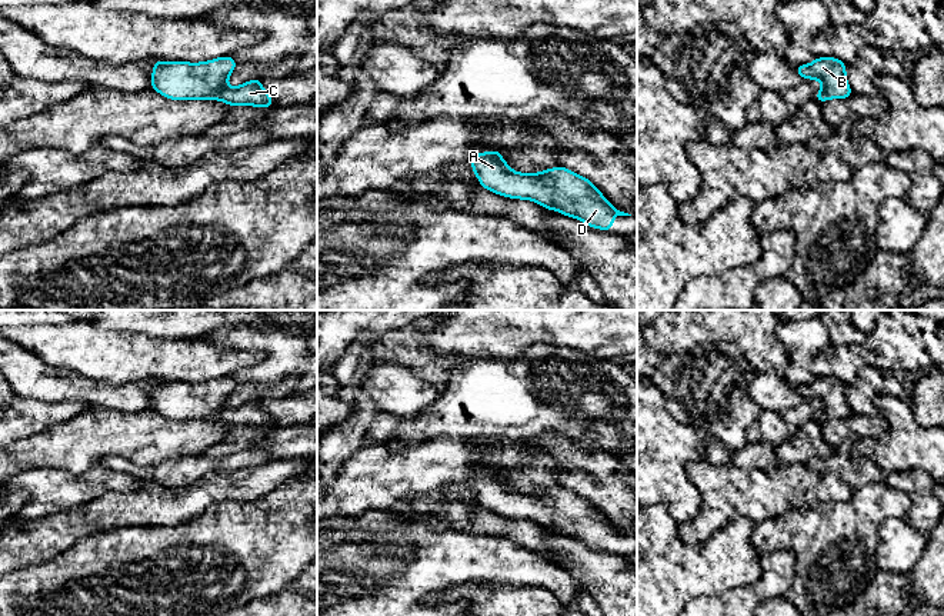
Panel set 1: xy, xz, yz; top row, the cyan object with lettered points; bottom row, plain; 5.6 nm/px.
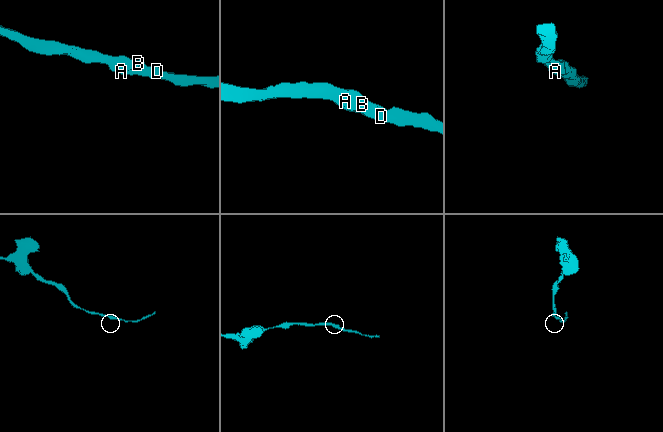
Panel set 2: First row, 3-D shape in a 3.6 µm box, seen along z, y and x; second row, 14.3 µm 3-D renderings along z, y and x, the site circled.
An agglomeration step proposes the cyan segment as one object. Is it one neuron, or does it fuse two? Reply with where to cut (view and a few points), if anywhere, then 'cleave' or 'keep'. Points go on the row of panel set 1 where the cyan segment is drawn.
cut none; keep

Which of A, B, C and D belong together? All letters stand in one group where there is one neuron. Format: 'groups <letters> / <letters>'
groups A B C D

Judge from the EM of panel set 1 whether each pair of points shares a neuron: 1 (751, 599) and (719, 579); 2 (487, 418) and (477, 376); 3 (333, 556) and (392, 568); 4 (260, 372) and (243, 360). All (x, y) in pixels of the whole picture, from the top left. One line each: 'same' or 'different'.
1: different
2: same
3: same
4: different

